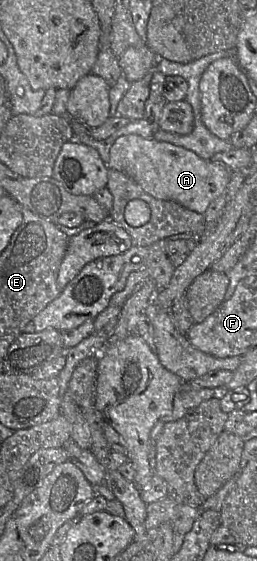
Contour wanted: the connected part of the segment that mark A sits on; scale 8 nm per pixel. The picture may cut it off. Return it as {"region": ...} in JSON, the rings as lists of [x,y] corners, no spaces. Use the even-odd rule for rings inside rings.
{"region":[[[137,134],[123,135],[114,141],[108,168],[126,174],[154,198],[174,201],[200,214],[204,214],[212,200],[225,194],[232,172],[221,162],[204,160],[191,150]]]}

